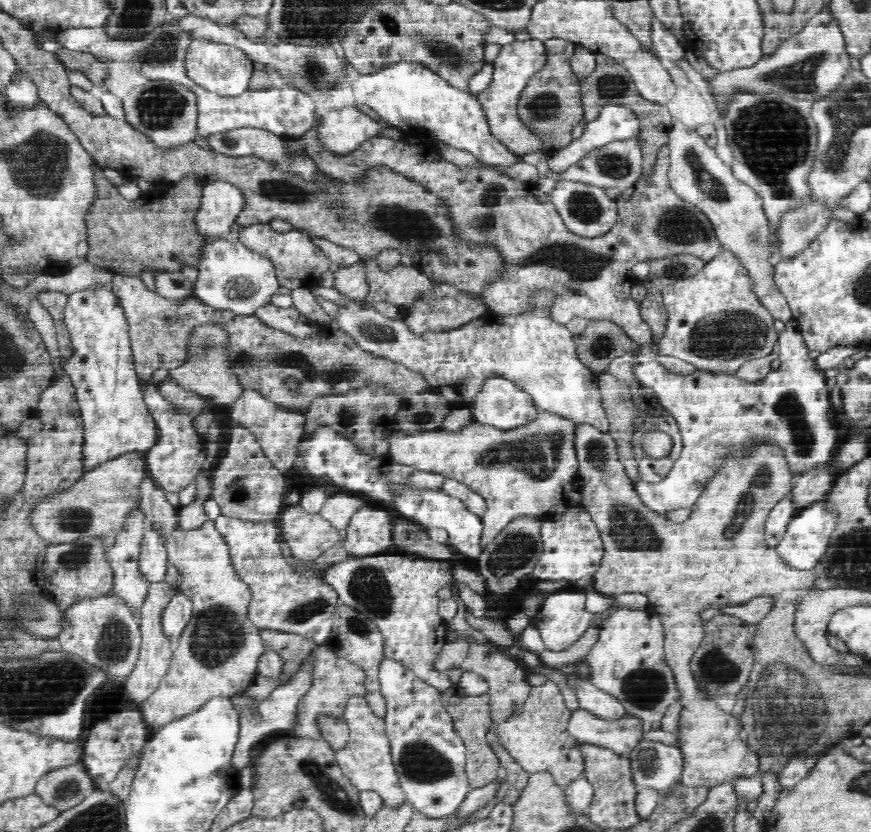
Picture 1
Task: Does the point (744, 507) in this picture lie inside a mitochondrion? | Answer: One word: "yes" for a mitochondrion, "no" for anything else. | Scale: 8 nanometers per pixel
yes

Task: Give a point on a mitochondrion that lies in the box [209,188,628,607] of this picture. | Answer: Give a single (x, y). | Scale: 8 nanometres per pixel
(537, 457)

